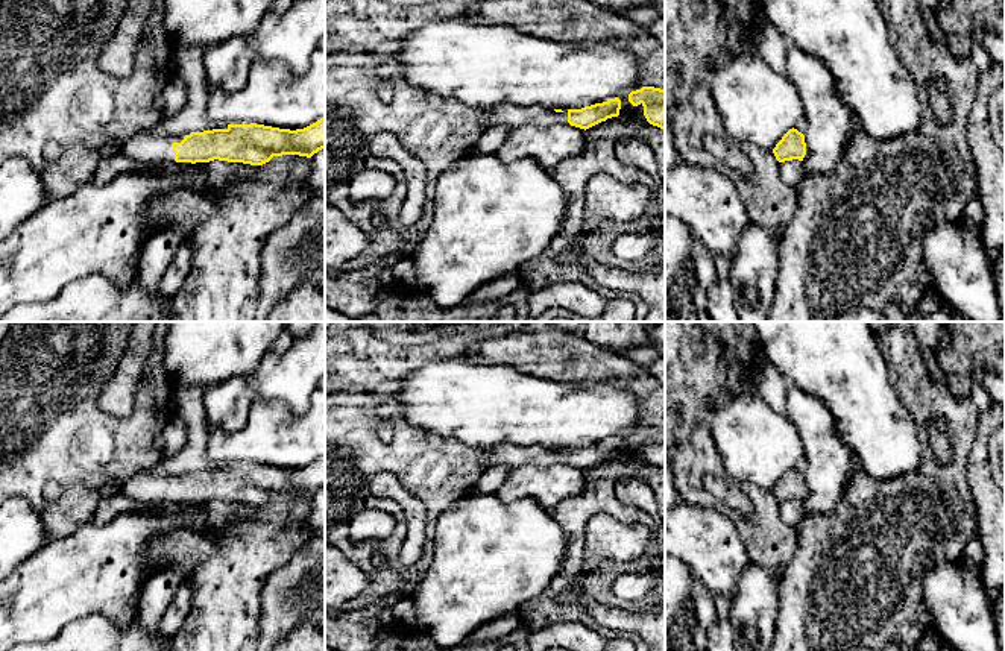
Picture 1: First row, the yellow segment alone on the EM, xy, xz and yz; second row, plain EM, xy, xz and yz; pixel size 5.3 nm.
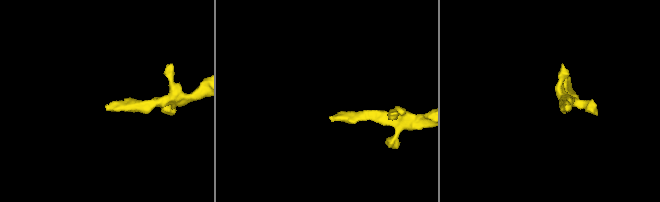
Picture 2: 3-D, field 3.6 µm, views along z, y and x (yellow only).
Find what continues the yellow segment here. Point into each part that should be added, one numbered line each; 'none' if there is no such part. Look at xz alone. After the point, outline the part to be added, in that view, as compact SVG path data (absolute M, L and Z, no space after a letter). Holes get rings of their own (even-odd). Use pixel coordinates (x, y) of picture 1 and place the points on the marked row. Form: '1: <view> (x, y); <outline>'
1: xz (510, 116); M496 105L489 108L489 121L486 129L498 126L522 126L522 124L569 124L568 109L563 112L556 112L554 109L545 108L542 105L518 106L518 105Z

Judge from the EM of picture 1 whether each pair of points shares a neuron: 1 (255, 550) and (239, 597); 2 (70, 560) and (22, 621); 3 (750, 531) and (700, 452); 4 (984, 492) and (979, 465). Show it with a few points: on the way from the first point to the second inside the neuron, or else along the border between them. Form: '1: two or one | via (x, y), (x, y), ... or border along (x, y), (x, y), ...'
1: one | via (243, 562), (239, 566), (239, 584)
2: one | via (63, 575), (32, 606)
3: one | via (727, 510), (711, 503), (696, 487), (696, 475)
4: one | via (982, 486), (979, 471)

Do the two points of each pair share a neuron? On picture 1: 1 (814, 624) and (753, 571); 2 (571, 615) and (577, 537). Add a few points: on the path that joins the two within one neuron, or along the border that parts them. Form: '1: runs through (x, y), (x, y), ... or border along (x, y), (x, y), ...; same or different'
1: border along (778, 583), (778, 616), (775, 627); different
2: runs through (557, 595), (557, 586), (571, 569), (574, 557); same

